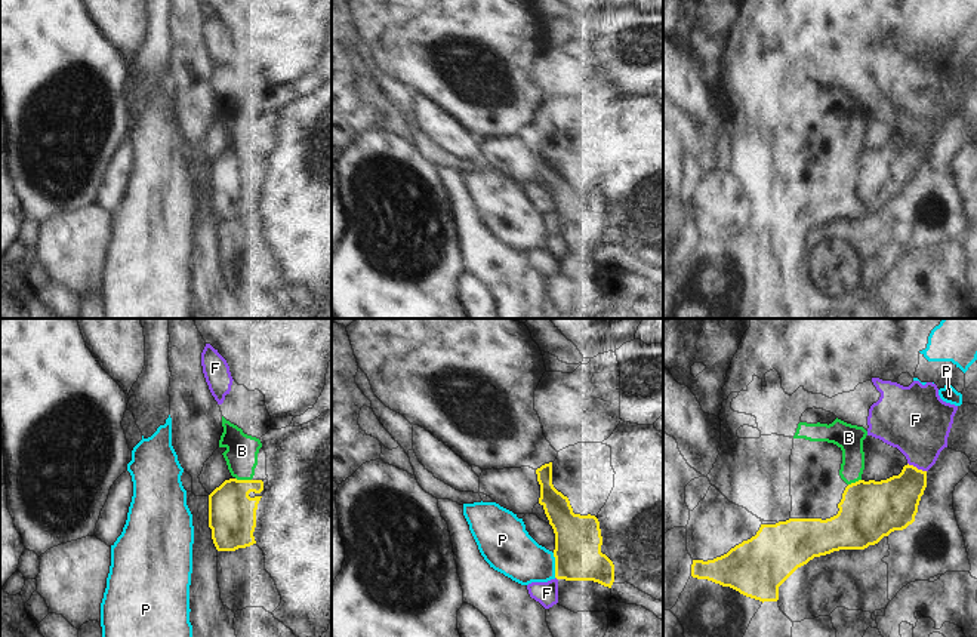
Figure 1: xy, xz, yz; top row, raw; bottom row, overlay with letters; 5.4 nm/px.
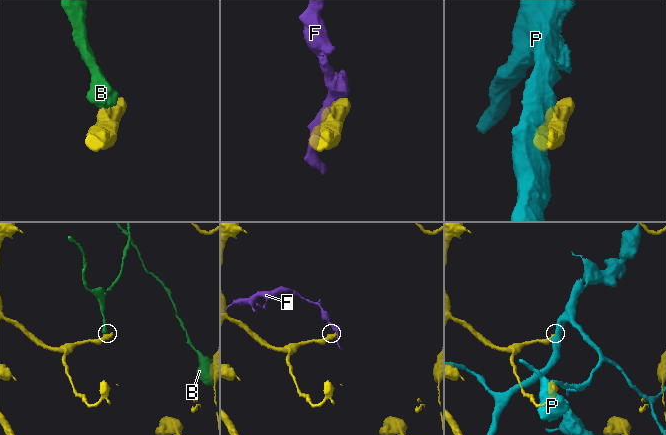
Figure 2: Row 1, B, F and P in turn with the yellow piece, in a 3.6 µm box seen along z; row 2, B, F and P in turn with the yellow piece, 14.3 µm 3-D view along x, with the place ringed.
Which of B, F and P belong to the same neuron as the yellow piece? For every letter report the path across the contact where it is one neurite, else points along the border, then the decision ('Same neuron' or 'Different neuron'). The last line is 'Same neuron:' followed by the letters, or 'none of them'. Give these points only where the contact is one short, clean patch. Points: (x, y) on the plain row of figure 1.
B: Boundary: xy (236, 145), (250, 148). Different neuron
F: Boundary: yz (908, 131), (925, 139). Different neuron
P: Different neuron
Same neuron: none of them.

